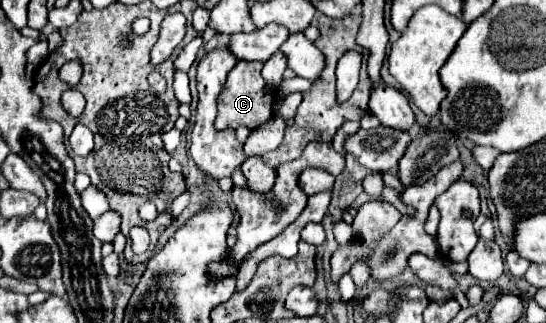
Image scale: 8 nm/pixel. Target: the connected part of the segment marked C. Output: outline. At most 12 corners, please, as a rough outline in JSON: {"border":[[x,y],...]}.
{"border":[[238,61],[218,95],[218,129],[256,129],[276,91],[260,61]]}

